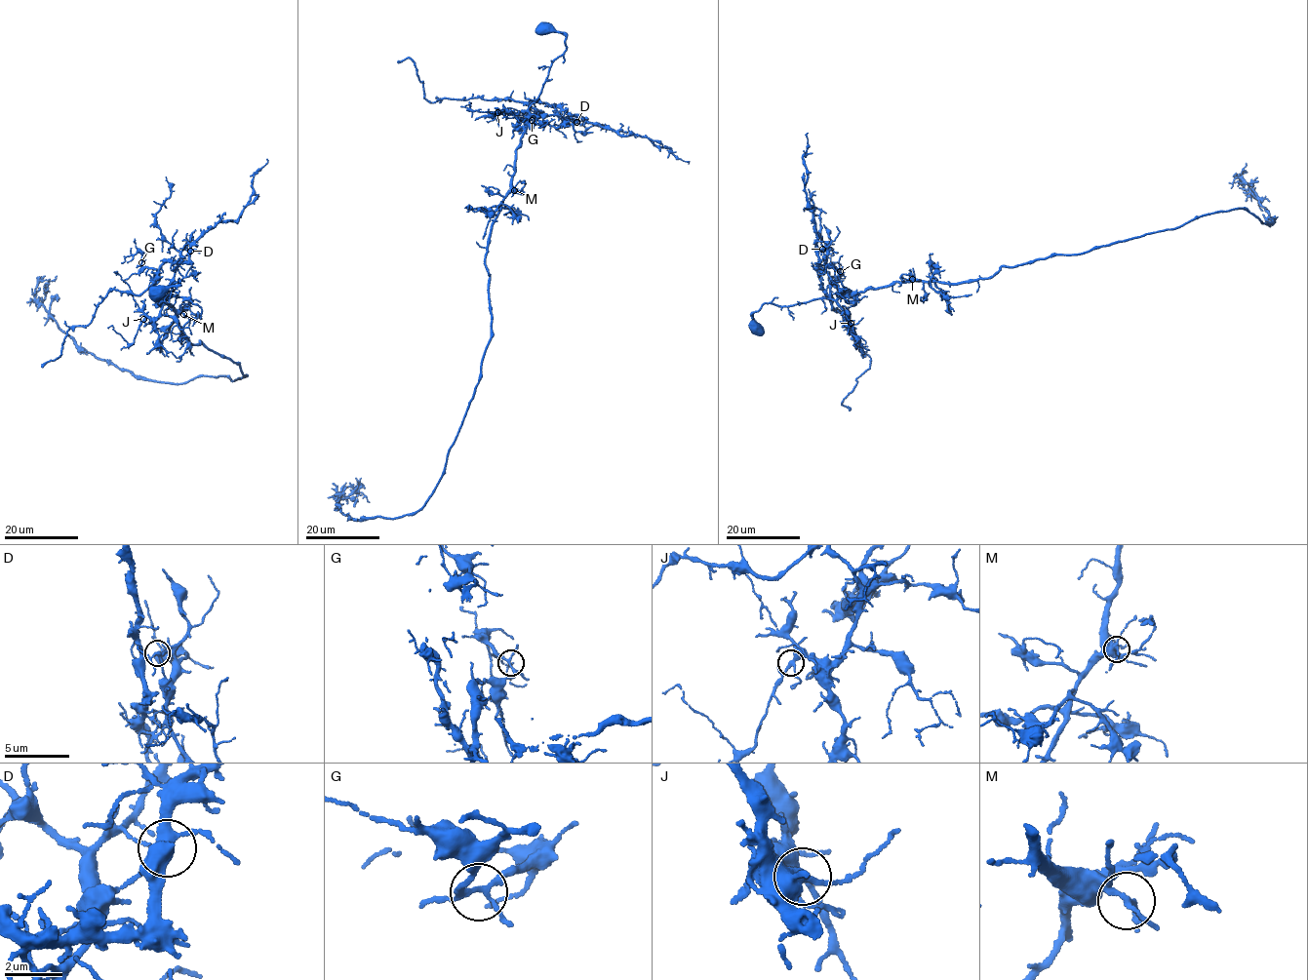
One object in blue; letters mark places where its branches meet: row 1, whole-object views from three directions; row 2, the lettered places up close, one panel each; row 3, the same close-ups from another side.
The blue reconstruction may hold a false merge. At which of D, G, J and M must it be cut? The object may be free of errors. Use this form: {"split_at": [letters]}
{"split_at": ["D"]}

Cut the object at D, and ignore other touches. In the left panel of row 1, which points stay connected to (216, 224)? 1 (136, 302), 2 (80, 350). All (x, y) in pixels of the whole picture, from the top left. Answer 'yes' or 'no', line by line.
1: no
2: no

